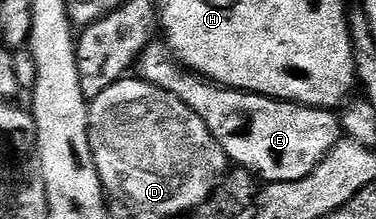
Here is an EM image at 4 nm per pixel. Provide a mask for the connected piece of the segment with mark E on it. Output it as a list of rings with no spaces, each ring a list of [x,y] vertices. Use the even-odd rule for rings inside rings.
[[[157,39],[150,41],[146,49],[142,51],[136,62],[135,73],[140,80],[151,83],[168,93],[174,93],[183,104],[191,107],[191,111],[195,111],[195,115],[203,119],[207,131],[211,131],[219,147],[223,147],[225,156],[230,162],[265,183],[298,181],[311,175],[311,171],[315,171],[315,167],[323,163],[323,159],[343,136],[341,118],[334,110],[296,105],[293,101],[277,101],[274,97],[264,97],[258,93],[243,93],[239,89],[227,89],[224,85],[215,85],[200,77],[199,74],[186,69],[173,56],[169,46]]]

